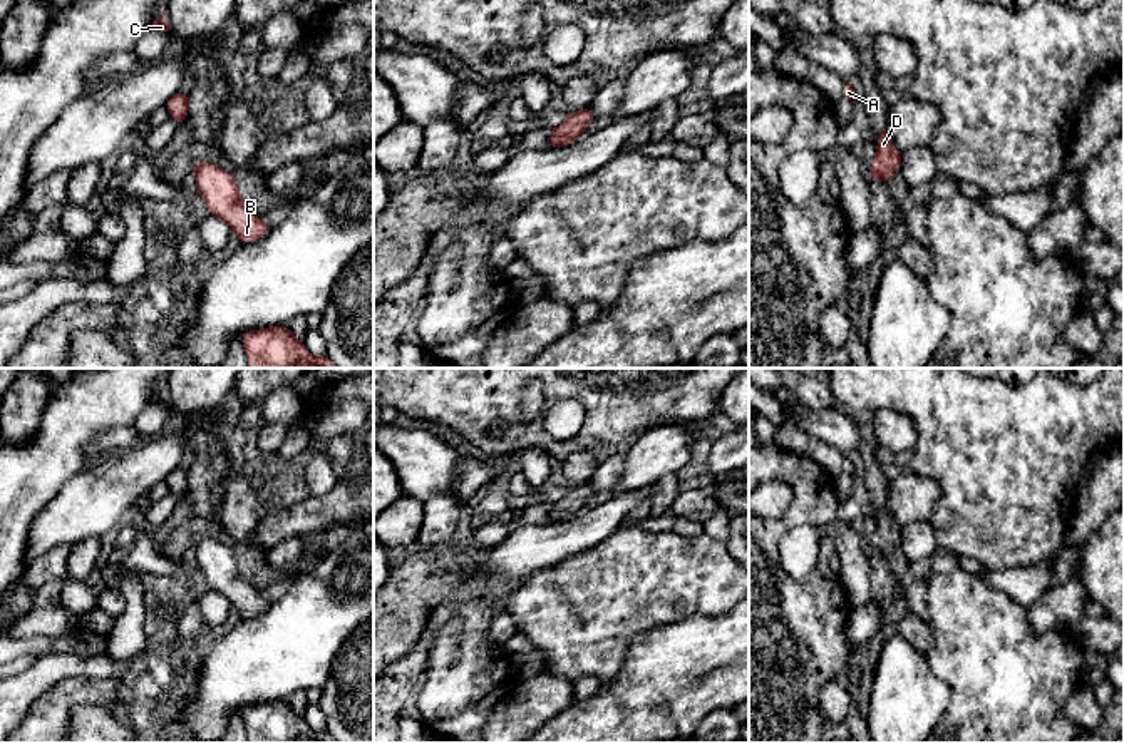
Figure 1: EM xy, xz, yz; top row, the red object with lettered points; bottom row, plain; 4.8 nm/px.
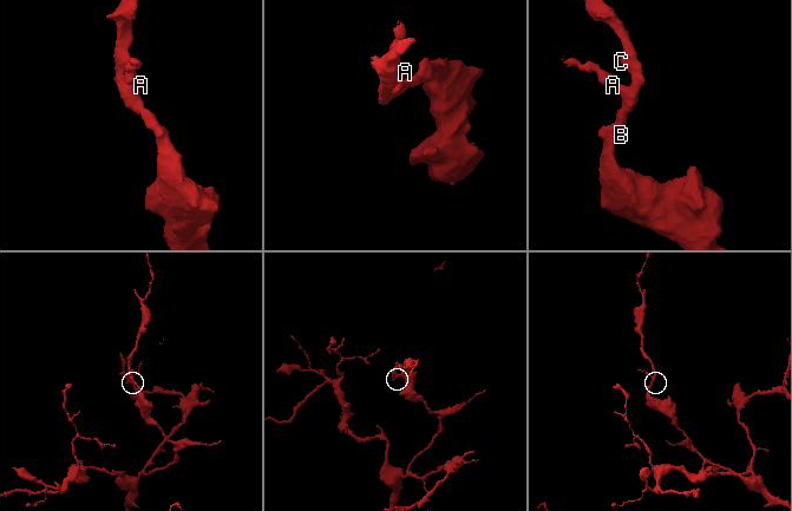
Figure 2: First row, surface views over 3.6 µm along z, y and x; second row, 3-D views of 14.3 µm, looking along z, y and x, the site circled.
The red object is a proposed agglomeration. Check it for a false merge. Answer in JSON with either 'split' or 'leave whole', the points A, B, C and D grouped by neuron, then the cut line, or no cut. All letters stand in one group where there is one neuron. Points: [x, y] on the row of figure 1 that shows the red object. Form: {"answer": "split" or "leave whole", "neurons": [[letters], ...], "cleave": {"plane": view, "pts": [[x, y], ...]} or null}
{"answer": "leave whole", "neurons": [["A", "B", "C", "D"]], "cleave": null}

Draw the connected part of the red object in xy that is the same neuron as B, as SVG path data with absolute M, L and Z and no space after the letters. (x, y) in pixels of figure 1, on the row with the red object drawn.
M194 161L191 167L206 209L211 216L223 219L241 244L268 234L271 226L256 218L250 204L241 199L238 184L228 171L209 161Z

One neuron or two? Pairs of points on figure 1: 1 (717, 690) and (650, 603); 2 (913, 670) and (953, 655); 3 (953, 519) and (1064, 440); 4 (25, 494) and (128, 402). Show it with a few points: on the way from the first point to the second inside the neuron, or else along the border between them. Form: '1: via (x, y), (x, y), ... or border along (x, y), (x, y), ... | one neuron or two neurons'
1: border along (706, 613), (655, 626), (632, 641) | two neurons
2: border along (923, 655), (928, 666), (948, 685), (950, 698) | two neurons
3: via (980, 507), (1037, 450) | one neuron
4: via (42, 466), (99, 409) | one neuron

